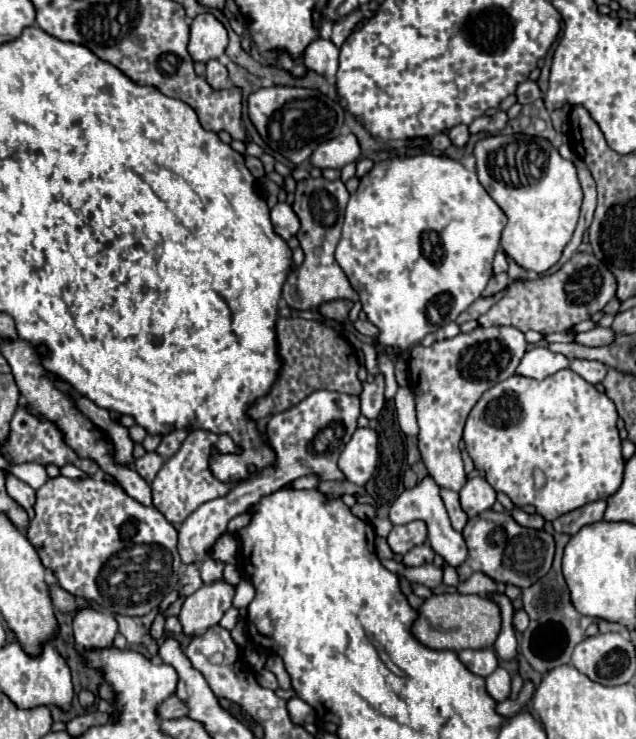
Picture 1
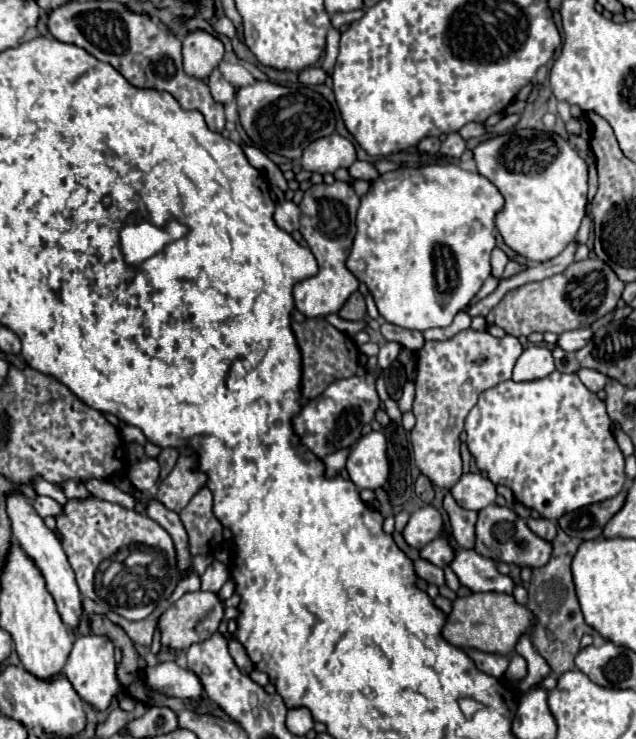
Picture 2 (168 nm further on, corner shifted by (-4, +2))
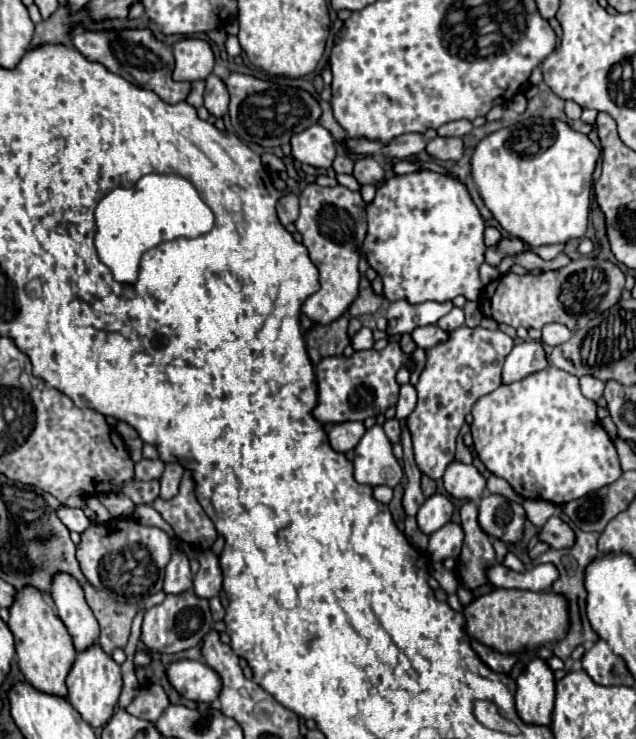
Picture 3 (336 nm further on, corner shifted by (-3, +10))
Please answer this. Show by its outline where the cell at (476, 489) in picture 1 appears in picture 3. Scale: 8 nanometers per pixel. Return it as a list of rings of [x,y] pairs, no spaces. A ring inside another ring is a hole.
[[[451,462],[443,474],[445,490],[459,500],[481,500],[485,494],[485,478],[483,474],[471,464]]]

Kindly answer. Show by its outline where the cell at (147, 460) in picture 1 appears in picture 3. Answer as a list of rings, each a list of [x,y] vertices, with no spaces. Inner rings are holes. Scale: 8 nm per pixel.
[[[141,460],[135,464],[135,478],[137,480],[159,480],[163,474],[165,464],[161,460]]]

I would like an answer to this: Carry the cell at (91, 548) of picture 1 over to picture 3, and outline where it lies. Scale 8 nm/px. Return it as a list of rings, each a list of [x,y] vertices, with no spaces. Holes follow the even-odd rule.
[[[117,520],[117,526],[91,526],[81,534],[77,548],[77,560],[85,578],[97,588],[105,590],[117,602],[143,602],[151,592],[151,586],[163,578],[165,566],[171,560],[169,536],[151,526],[141,526],[137,520]],[[129,546],[143,548],[129,548]]]

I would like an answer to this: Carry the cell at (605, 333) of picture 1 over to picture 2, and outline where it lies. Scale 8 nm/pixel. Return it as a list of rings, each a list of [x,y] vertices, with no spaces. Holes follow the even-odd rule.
[[[580,328],[580,330],[570,330],[560,334],[558,346],[564,348],[566,352],[574,352],[574,350],[580,350],[584,344],[588,344],[588,340],[592,340],[592,330]]]

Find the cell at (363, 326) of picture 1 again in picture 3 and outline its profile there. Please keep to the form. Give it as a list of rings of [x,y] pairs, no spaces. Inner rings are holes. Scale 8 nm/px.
[[[423,326],[423,328],[417,328],[417,330],[413,330],[413,340],[417,342],[417,346],[419,348],[425,348],[425,350],[429,350],[429,348],[433,348],[435,344],[441,344],[443,340],[447,340],[447,332],[445,330],[441,330],[439,326]]]

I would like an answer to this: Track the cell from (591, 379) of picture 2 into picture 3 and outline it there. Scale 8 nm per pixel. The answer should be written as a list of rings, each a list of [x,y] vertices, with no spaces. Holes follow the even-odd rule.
[[[583,376],[581,378],[581,392],[583,392],[585,398],[589,398],[593,402],[597,402],[603,396],[603,388],[605,388],[605,384],[601,380],[593,378],[593,376]]]

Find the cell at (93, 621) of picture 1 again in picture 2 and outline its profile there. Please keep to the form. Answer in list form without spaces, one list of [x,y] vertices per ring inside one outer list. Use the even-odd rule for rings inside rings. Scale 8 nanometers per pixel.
[[[86,634],[78,636],[74,642],[74,648],[68,656],[68,662],[64,666],[64,674],[72,682],[74,690],[80,694],[82,700],[86,700],[96,710],[106,710],[110,706],[112,696],[118,692],[118,680],[116,680],[116,662],[114,662],[114,644],[108,636],[98,634]]]

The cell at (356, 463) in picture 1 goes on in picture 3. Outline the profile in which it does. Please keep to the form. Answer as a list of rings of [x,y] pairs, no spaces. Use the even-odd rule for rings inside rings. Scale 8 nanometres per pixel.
[[[377,424],[369,428],[355,446],[353,466],[355,480],[359,484],[395,488],[403,478],[403,470],[391,450],[391,442]]]

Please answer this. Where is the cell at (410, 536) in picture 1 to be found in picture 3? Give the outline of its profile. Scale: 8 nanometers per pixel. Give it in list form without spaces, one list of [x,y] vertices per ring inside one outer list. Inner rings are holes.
[[[433,494],[419,508],[417,522],[425,534],[433,534],[441,526],[445,526],[451,520],[451,516],[453,516],[453,502],[443,494]]]

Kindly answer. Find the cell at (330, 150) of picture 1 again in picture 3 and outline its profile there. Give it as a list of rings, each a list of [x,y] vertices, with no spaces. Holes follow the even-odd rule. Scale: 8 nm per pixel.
[[[319,124],[305,128],[303,132],[291,136],[291,156],[301,164],[311,164],[315,168],[331,168],[337,154],[337,146],[329,130]]]

